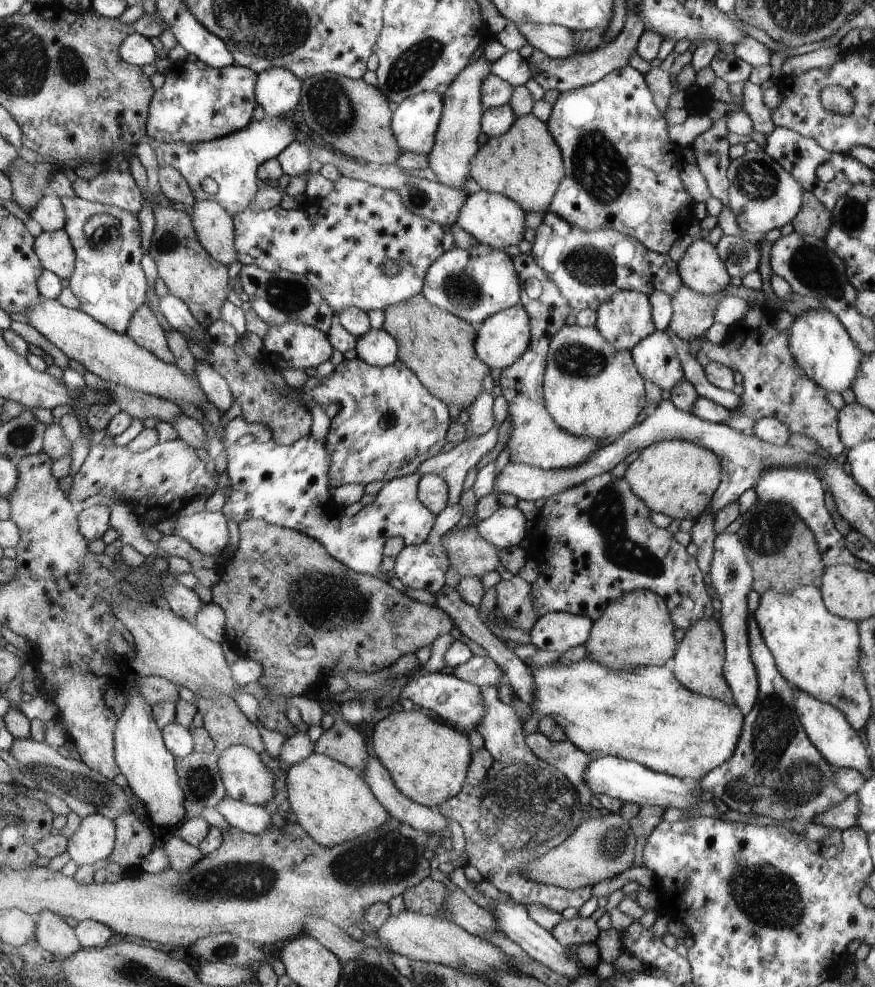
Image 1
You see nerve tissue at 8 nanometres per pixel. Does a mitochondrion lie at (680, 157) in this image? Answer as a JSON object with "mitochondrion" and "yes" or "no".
{"mitochondrion":"no"}

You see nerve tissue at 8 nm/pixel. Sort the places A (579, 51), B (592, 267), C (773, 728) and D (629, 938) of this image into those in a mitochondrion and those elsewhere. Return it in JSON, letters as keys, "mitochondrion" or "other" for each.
{"A":"other","B":"mitochondrion","C":"mitochondrion","D":"other"}

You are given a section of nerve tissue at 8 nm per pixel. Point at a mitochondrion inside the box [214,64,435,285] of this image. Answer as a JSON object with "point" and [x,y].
{"point":[331,106]}

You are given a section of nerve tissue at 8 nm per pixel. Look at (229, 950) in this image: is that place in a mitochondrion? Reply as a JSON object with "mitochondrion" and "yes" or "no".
{"mitochondrion":"yes"}

